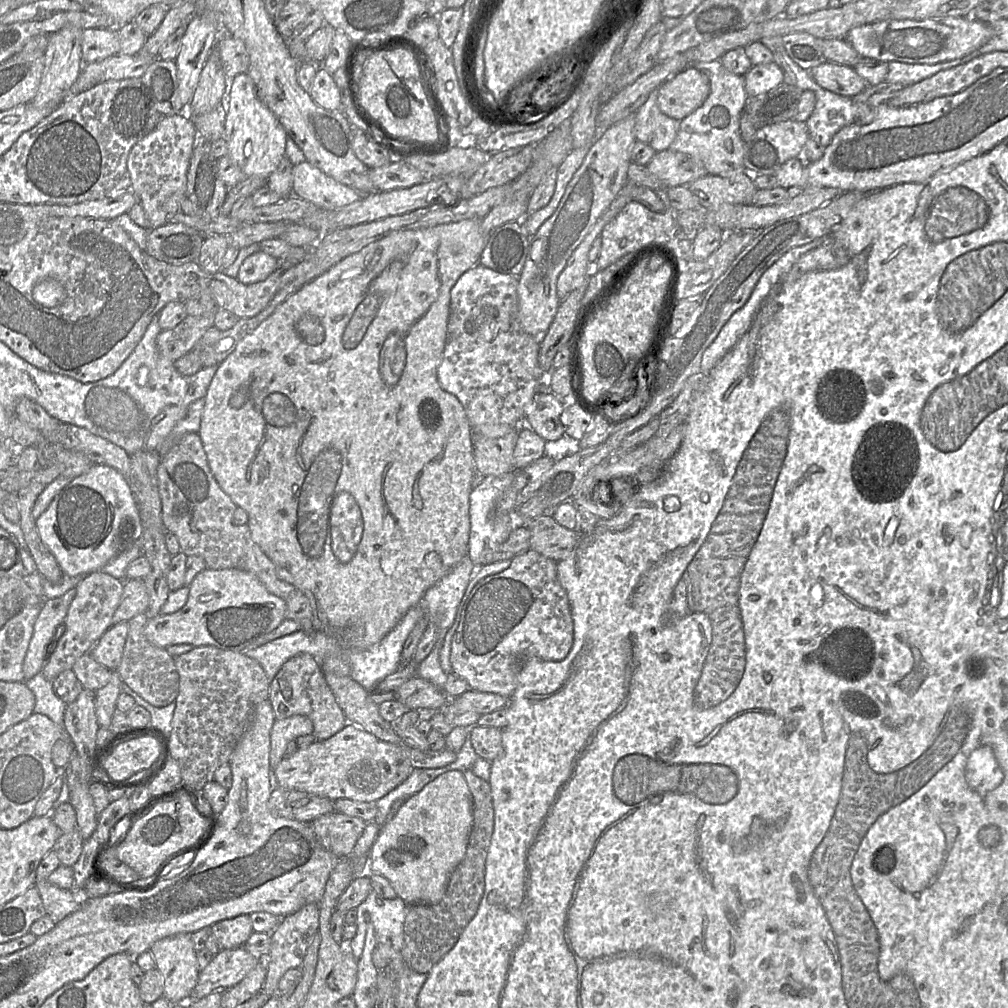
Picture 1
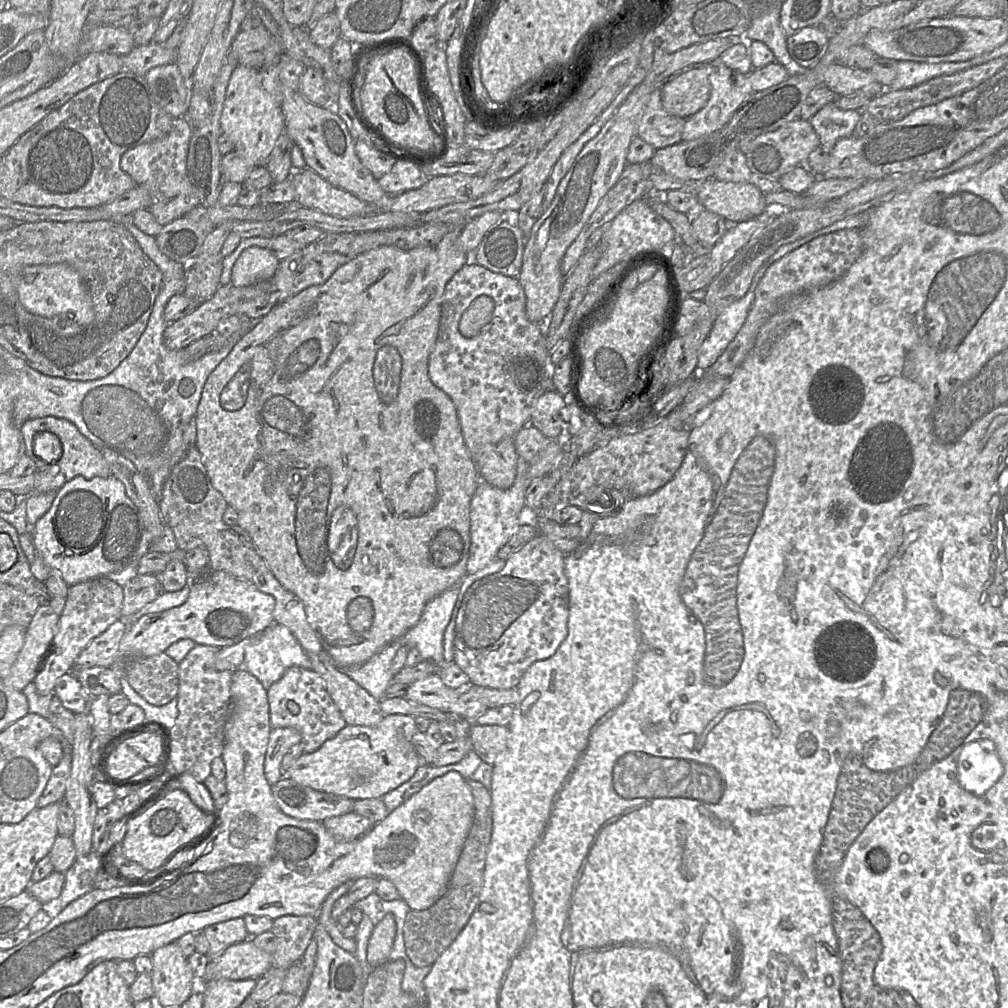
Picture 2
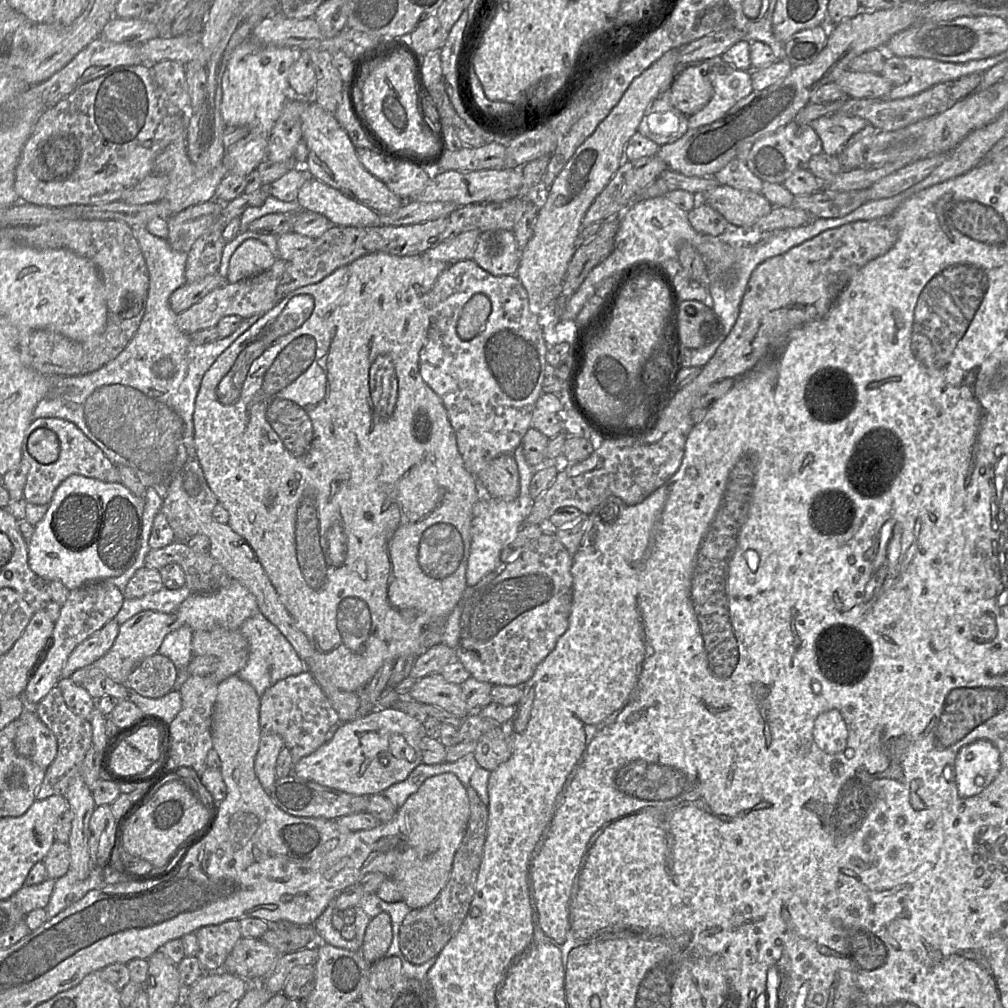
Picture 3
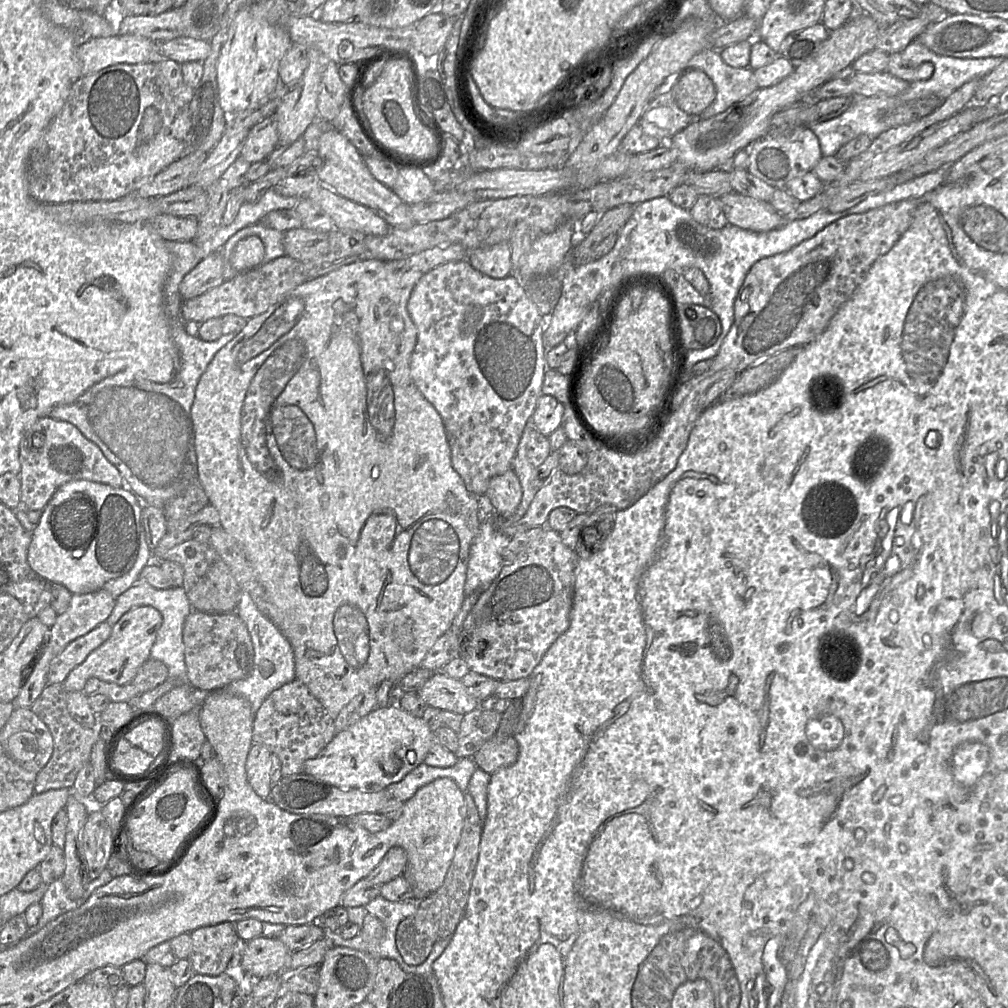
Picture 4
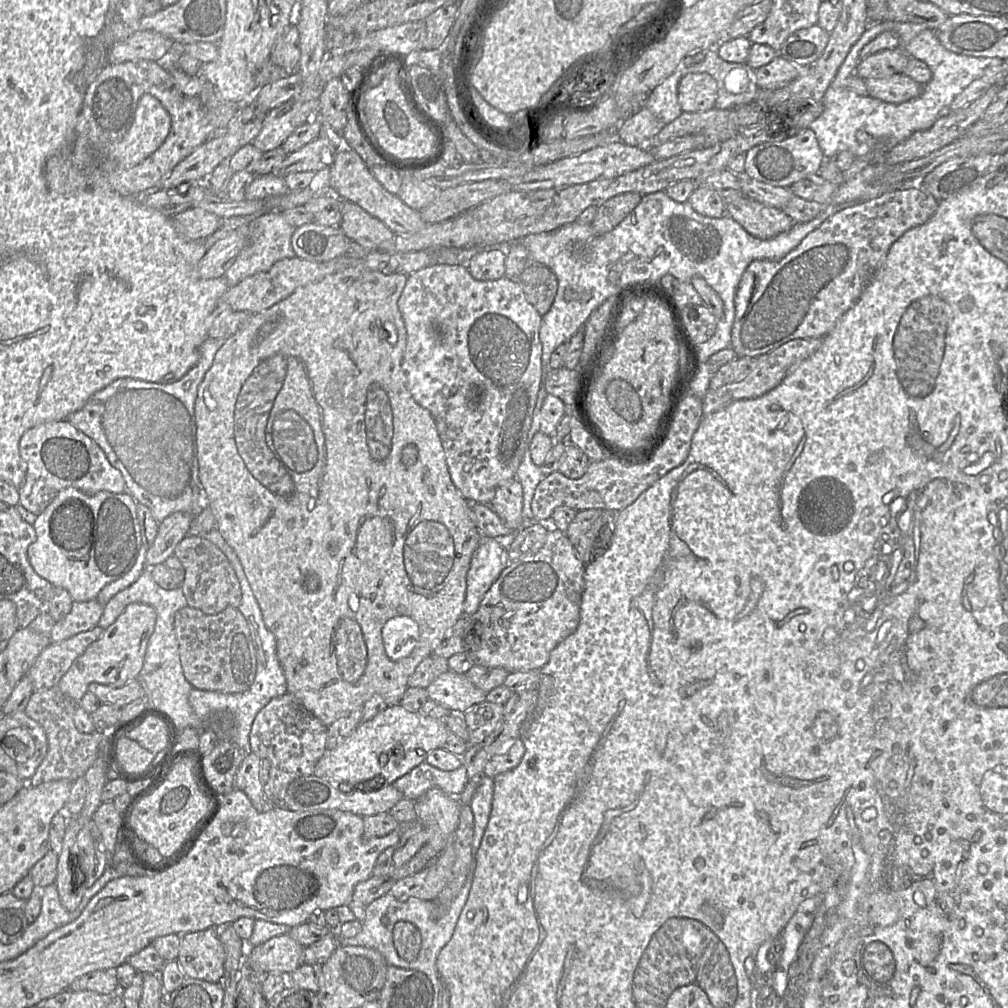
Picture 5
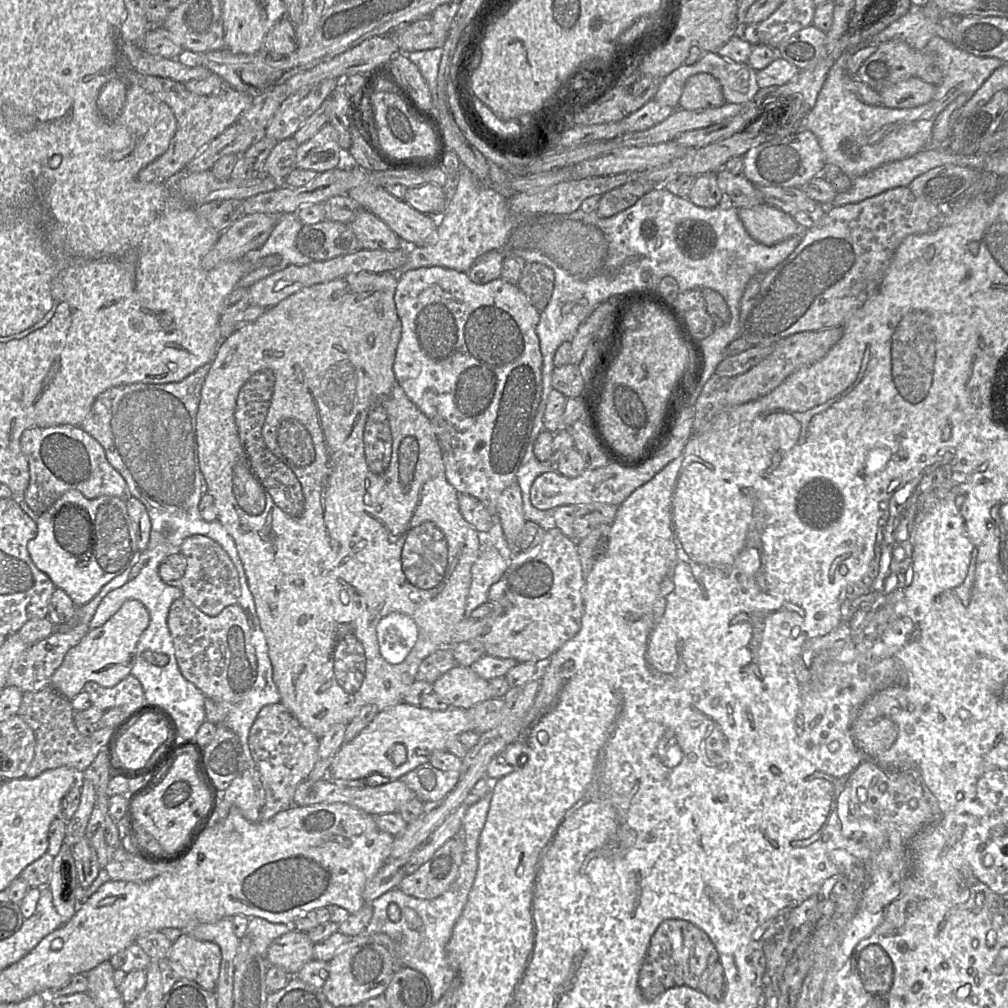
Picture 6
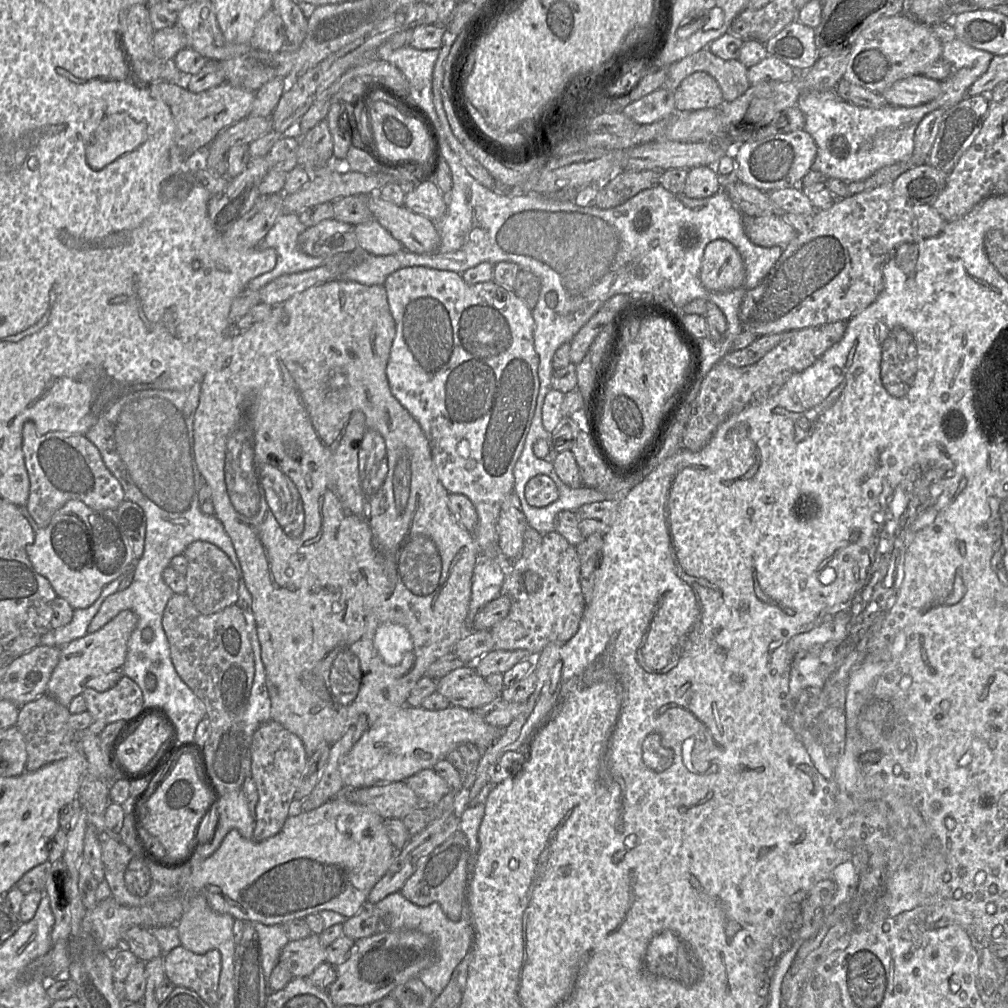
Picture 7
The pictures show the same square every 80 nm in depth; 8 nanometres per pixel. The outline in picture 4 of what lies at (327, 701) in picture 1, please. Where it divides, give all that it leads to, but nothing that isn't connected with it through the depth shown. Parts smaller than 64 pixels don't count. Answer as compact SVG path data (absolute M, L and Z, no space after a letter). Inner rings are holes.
M298 679L271 692L253 723L253 743L265 745L281 763L282 777L303 773L306 760L316 757L335 735L334 719Z

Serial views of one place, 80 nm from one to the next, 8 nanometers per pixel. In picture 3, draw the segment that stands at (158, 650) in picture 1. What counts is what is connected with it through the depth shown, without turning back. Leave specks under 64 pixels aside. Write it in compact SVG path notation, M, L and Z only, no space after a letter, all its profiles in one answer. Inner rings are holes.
M162 654L142 660L129 675L126 686L146 698L161 698L174 689L178 669Z

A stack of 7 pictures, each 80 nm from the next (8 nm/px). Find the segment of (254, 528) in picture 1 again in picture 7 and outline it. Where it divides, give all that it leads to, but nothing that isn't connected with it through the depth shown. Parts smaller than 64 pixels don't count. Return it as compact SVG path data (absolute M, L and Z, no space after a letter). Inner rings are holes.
M336 278L309 287L304 291L294 294L284 302L272 306L271 312L265 319L253 324L248 329L244 331L234 329L232 331L222 344L215 362L201 382L199 404L194 415L193 448L195 460L200 474L211 489L215 510L214 516L223 524L226 533L233 543L243 570L246 587L251 594L252 609L261 648L261 658L265 668L266 686L271 701L271 719L297 735L301 739L308 756L309 754L313 754L321 745L332 745L336 742L357 721L360 715L366 716L369 727L383 712L395 710L406 704L408 695L417 681L423 677L428 666L441 656L453 651L458 641L469 630L466 628L466 618L470 606L473 571L480 559L480 551L476 544L473 531L460 525L448 507L449 492L437 476L431 449L420 425L391 393L386 376L386 366L395 333L395 322L390 312L387 294L383 284L364 285L358 282Z

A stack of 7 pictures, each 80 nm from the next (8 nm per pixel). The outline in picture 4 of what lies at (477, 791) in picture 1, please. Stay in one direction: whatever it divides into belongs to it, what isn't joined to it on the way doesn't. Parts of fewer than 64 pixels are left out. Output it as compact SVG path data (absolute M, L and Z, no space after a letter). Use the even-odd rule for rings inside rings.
M465 795L465 818L460 840L443 884L432 894L421 900L414 915L400 921L396 933L396 947L406 964L419 965L430 954L433 945L452 937L462 919L469 898L472 880L479 857L483 824L472 795Z

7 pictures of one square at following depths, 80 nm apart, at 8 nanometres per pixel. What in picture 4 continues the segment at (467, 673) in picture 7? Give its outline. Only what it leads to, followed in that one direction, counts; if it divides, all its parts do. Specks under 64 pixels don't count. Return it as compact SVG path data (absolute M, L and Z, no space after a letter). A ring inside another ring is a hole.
M442 671L434 672L416 693L427 706L461 715L473 711L481 702L468 693L461 680Z

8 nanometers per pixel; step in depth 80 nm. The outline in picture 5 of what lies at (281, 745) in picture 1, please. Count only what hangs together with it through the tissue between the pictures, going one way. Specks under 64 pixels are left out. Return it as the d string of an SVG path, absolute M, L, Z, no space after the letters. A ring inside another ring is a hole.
M253 752L246 755L235 777L234 787L242 790L258 812L269 810L269 805L260 779L261 759Z

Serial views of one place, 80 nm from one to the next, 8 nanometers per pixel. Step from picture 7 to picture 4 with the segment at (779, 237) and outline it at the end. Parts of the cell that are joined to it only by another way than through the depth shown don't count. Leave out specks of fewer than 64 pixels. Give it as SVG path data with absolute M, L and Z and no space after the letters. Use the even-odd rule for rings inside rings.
M731 192L719 198L729 225L753 232L768 232L780 227L784 217L770 202Z

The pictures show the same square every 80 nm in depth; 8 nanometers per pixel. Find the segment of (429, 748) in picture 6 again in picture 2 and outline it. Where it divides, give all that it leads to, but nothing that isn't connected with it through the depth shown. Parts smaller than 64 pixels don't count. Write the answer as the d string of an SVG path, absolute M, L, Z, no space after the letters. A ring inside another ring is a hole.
M384 715L374 726L348 725L334 737L326 740L316 751L300 755L285 772L284 777L314 790L350 798L352 800L381 798L408 781L416 769L424 764L417 754L412 737L419 731L415 718L410 715Z

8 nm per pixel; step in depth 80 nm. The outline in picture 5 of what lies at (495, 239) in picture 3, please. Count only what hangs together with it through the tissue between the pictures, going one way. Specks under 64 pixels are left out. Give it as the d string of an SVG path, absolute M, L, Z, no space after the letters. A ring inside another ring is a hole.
M507 246L481 249L469 261L467 268L471 276L479 281L493 281L505 276Z

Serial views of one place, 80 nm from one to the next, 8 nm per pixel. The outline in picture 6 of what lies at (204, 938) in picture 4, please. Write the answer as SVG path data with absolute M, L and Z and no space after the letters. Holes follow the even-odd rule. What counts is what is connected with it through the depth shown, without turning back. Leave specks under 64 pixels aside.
M183 933L173 942L163 962L167 962L180 978L195 981L207 991L215 991L221 965L221 950L216 943Z

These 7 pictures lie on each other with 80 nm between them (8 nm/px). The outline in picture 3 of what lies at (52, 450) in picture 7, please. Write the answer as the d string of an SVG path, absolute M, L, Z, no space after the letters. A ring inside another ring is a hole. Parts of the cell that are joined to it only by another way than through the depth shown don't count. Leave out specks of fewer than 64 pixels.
M41 417L31 421L22 440L22 461L28 465L24 487L24 499L31 504L49 505L56 488L73 474L95 478L103 482L121 482L117 466L94 444L73 422L61 418ZM36 430L50 430L59 440L60 452L57 460L50 464L39 463L28 451L28 439Z

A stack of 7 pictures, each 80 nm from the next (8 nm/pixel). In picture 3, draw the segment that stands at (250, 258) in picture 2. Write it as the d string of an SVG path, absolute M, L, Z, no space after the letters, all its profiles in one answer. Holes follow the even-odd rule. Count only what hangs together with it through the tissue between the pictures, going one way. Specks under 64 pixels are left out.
M245 240L232 254L226 282L236 283L269 269L277 257L261 241Z

